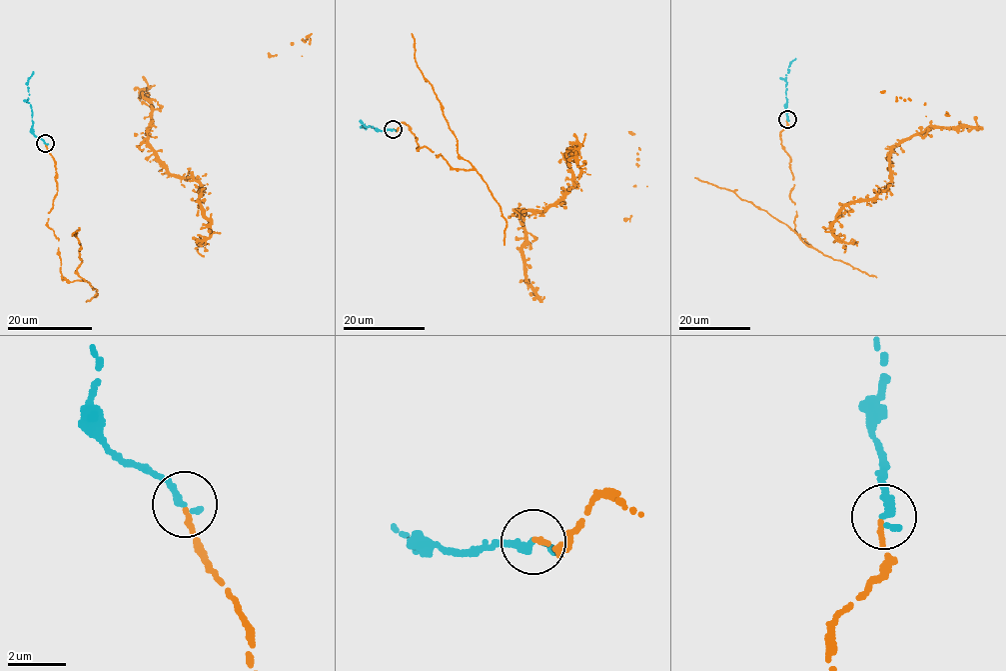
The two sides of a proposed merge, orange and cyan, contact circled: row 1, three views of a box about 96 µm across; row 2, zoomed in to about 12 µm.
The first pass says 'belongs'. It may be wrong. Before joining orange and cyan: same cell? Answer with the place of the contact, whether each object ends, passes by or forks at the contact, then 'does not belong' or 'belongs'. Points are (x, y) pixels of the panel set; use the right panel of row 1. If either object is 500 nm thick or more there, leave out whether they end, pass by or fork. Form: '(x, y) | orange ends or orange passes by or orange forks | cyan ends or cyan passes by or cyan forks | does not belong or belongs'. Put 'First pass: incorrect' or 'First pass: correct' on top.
First pass: incorrect
(787, 119) | orange ends | cyan ends | does not belong

